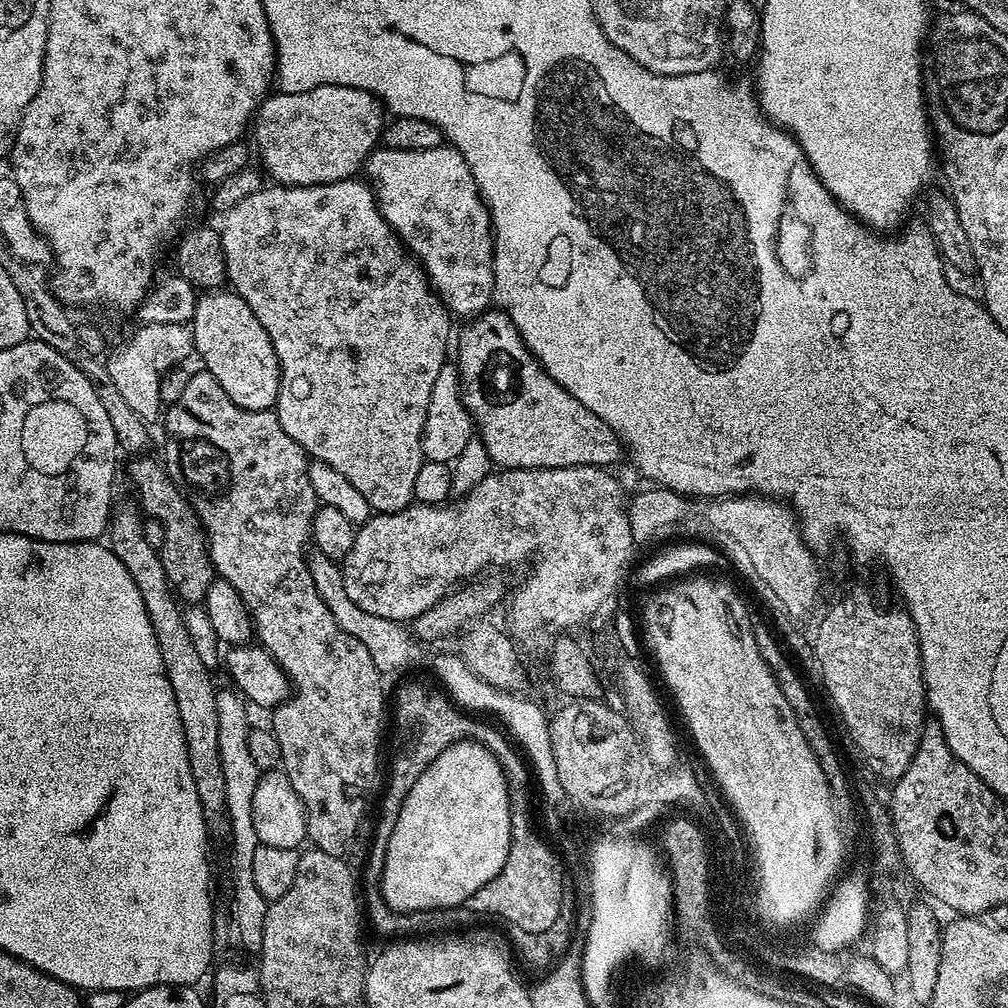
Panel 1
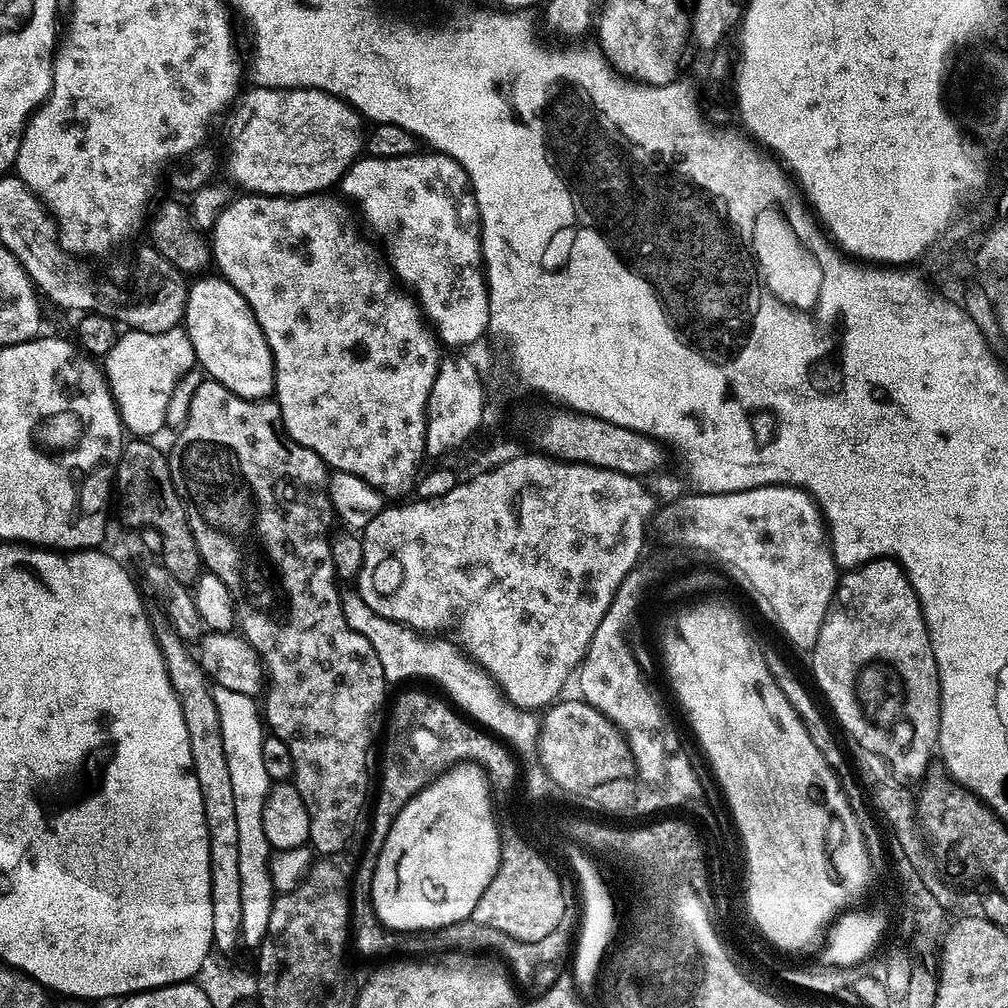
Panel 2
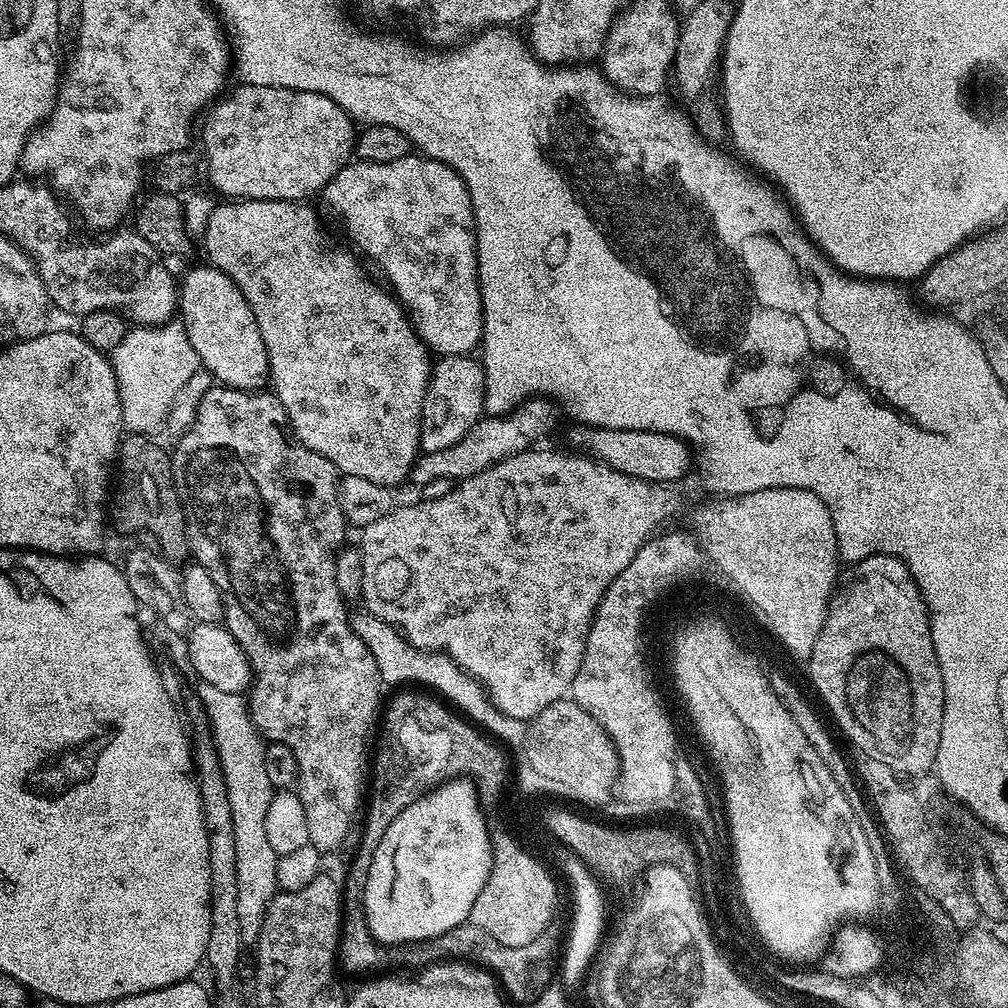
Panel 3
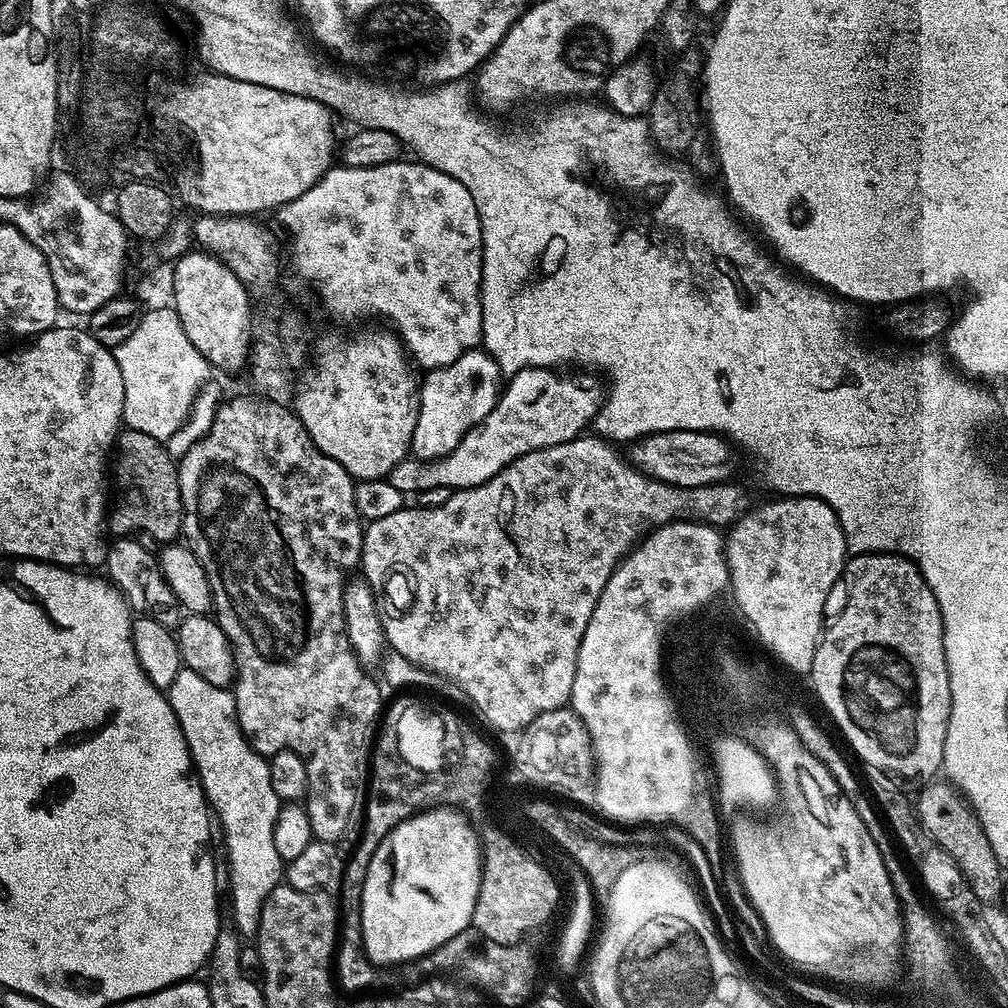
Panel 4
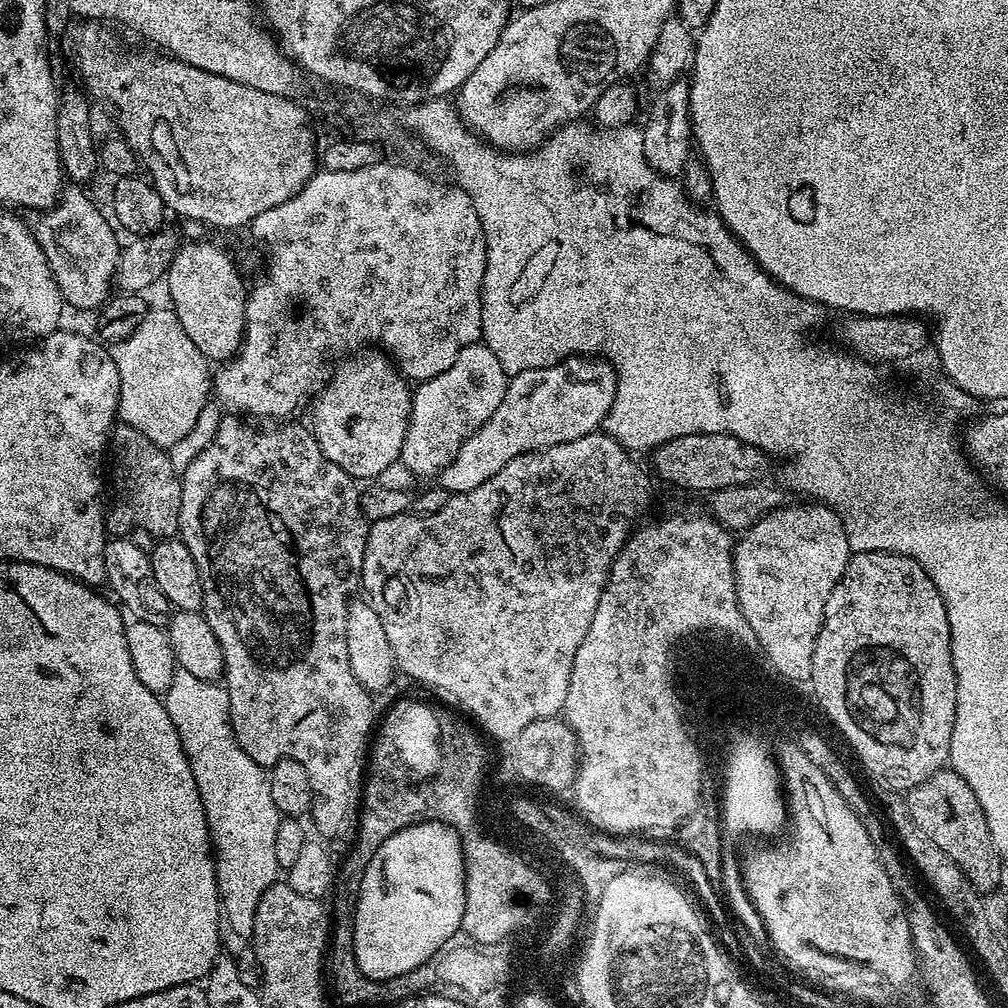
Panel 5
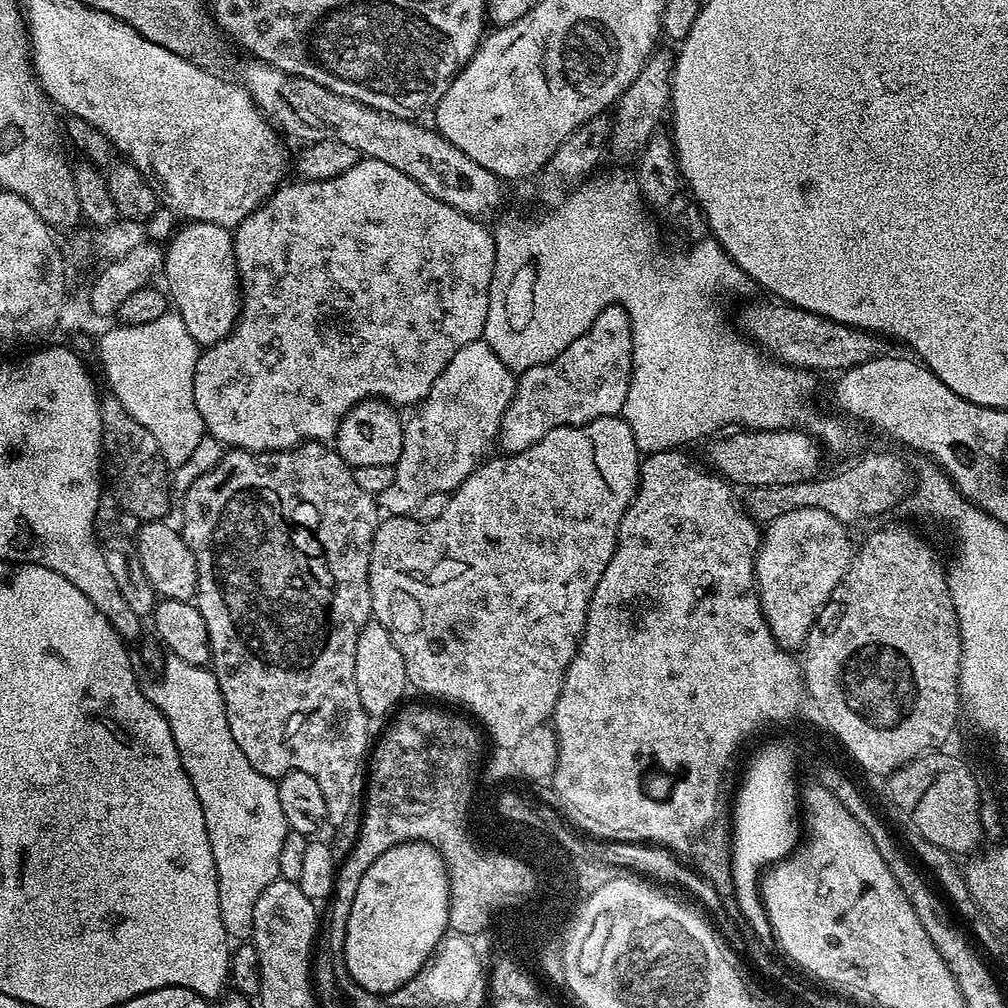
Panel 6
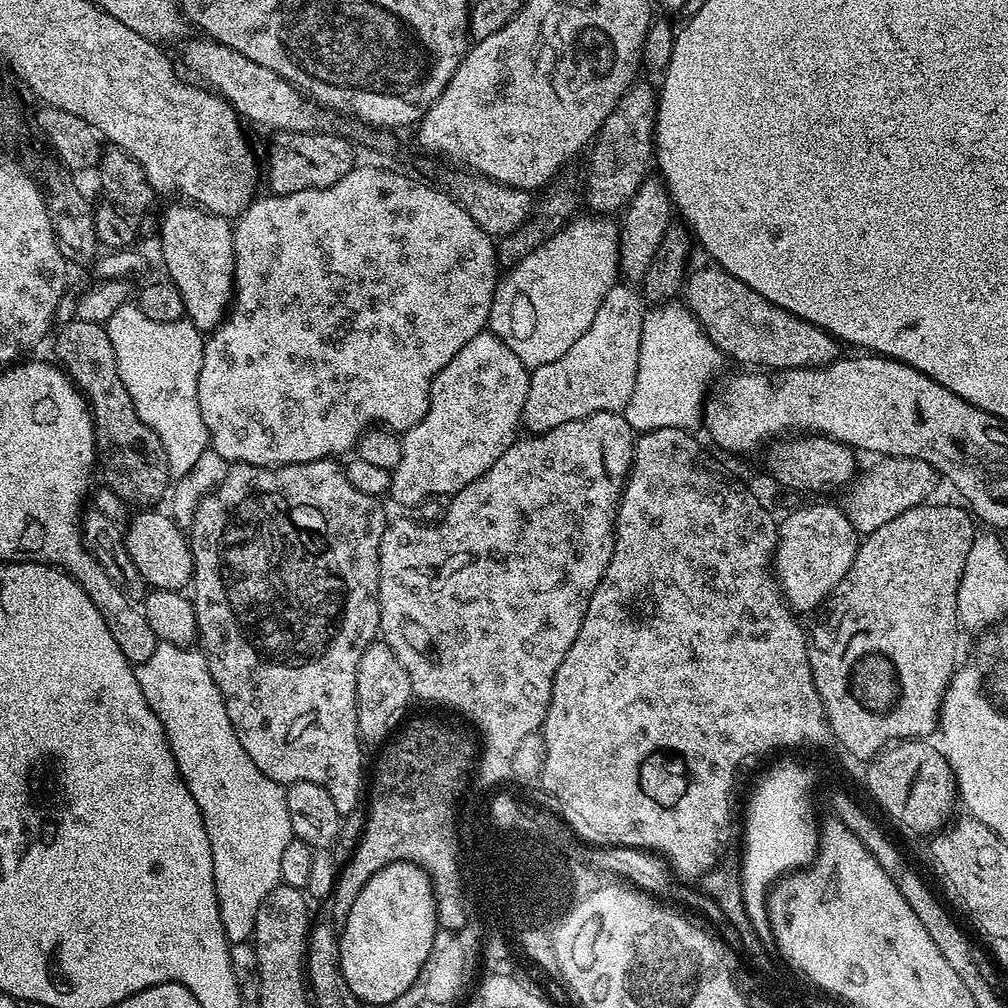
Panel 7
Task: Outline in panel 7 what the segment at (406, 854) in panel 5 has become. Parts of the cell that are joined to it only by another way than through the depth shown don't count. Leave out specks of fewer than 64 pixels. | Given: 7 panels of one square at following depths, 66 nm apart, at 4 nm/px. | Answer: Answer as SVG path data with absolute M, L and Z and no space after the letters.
M395 860L359 888L360 893L355 893L347 905L344 928L342 924L338 932L342 978L346 978L346 986L350 986L361 1005L386 1006L410 990L431 952L438 929L432 880L419 864Z

